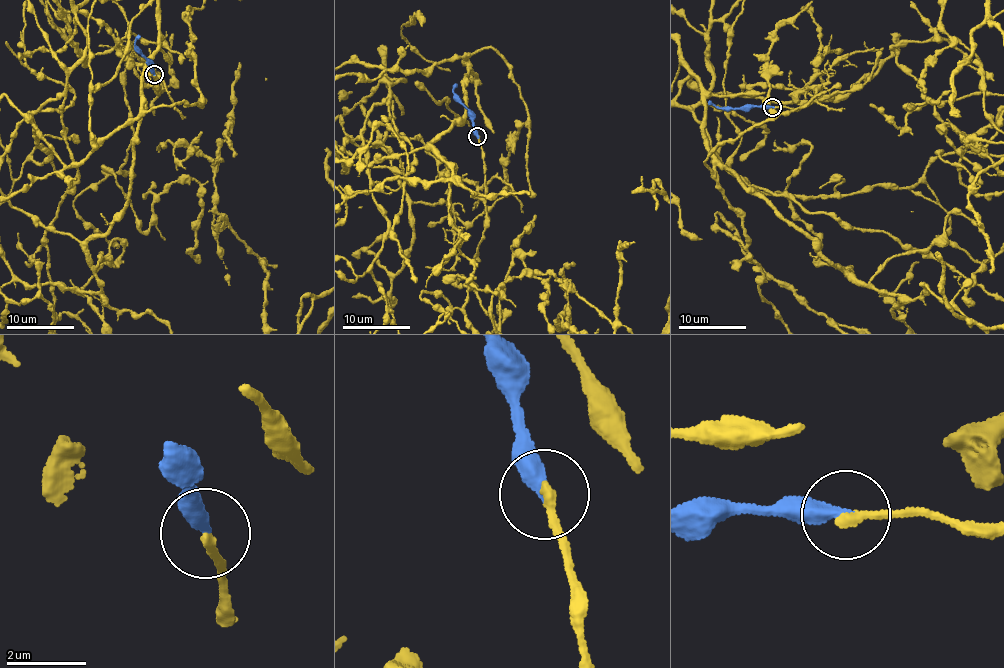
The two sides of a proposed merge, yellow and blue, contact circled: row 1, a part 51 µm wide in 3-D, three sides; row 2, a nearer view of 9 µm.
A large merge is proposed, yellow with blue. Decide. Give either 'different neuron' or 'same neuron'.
same neuron

